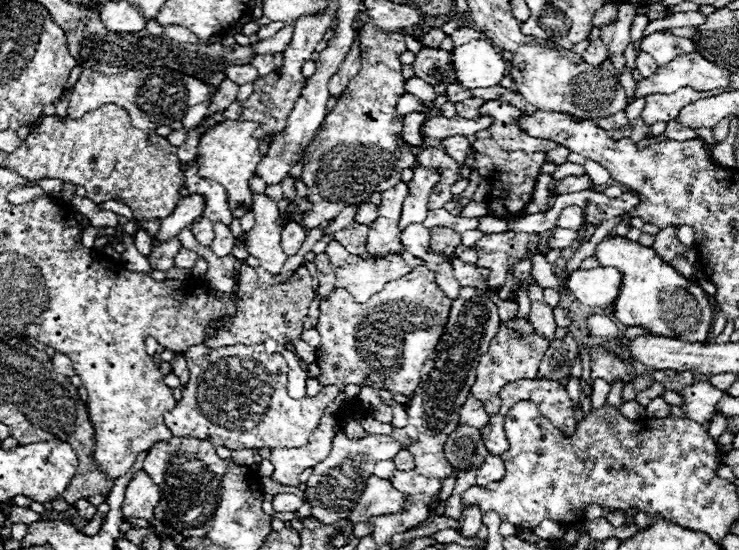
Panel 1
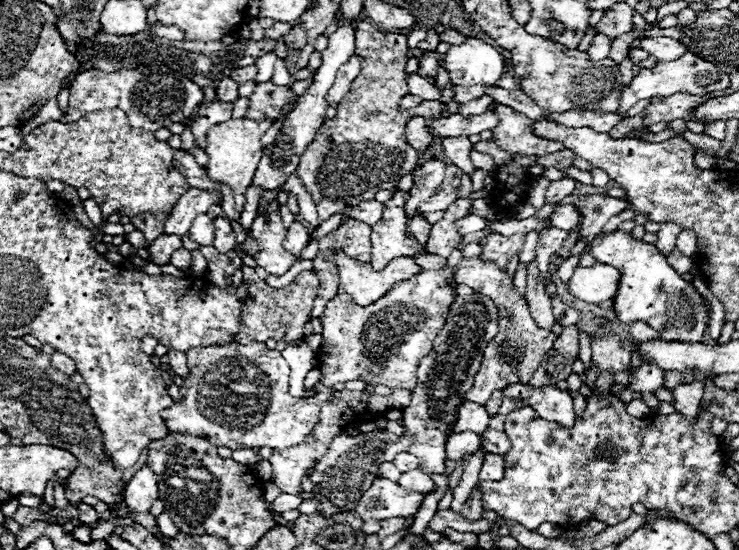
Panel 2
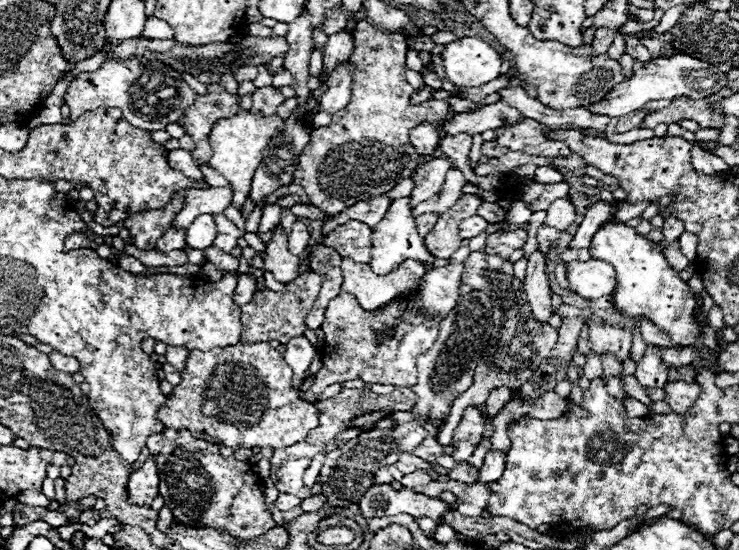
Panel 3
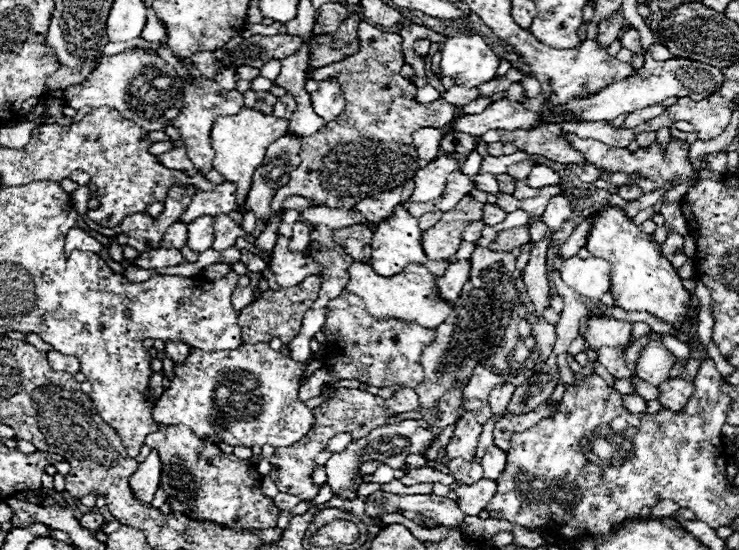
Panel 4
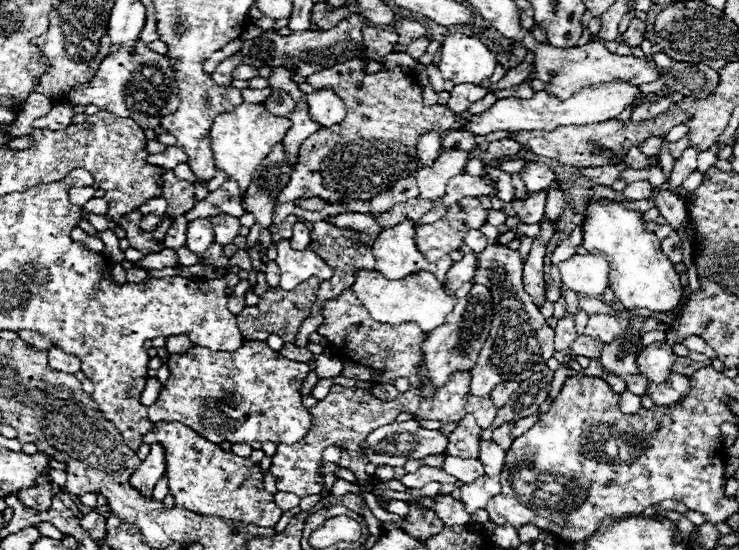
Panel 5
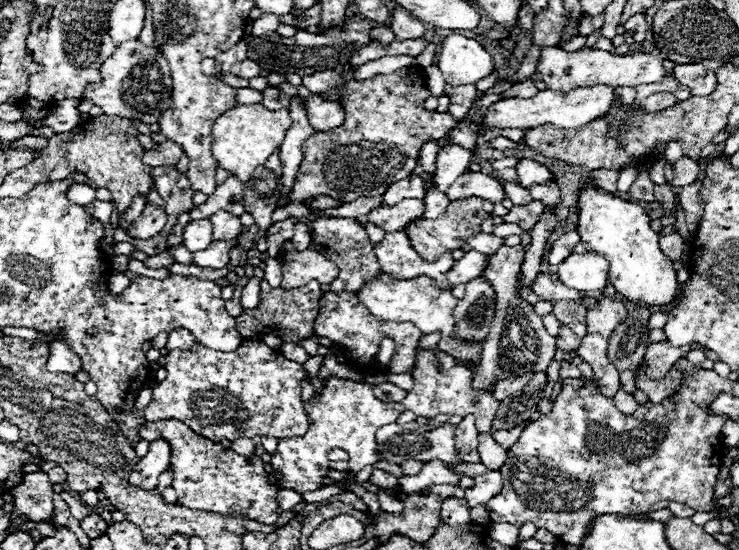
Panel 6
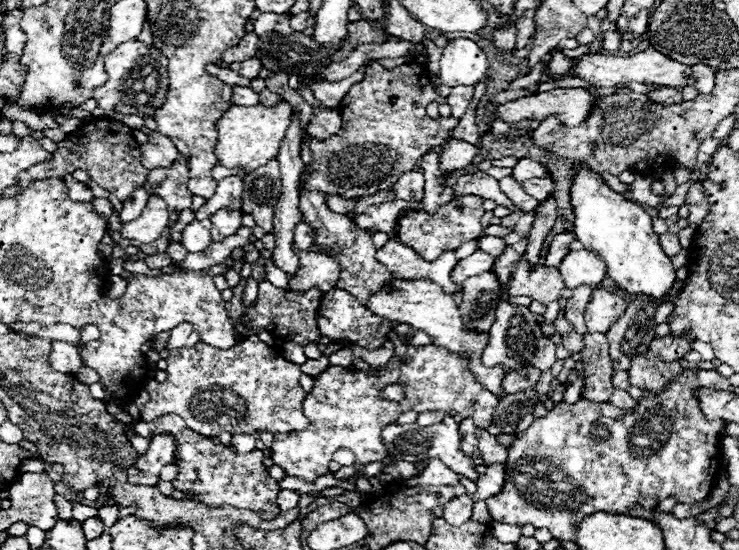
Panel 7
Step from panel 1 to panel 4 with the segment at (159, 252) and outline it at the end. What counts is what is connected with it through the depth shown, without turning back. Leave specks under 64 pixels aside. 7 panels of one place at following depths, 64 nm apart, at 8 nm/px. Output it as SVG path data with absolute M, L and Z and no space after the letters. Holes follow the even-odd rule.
M176 222L164 234L164 238L160 242L160 248L168 248L168 250L170 248L176 248L176 250L180 250L186 244L186 232L188 232L188 228L182 222Z

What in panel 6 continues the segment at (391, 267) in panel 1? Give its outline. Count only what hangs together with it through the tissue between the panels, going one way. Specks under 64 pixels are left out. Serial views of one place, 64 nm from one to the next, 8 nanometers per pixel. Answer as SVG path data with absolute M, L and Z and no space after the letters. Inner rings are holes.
M380 274L362 286L358 290L358 296L360 296L360 302L370 310L372 316L386 320L386 322L412 322L420 328L422 334L430 334L430 332L438 330L438 332L442 332L440 350L454 354L462 362L468 362L472 368L478 364L482 344L468 344L468 342L450 338L450 332L454 326L452 310L458 300L452 296L450 290L438 288L432 278L418 276L418 278L410 278L410 280L396 280L388 274Z

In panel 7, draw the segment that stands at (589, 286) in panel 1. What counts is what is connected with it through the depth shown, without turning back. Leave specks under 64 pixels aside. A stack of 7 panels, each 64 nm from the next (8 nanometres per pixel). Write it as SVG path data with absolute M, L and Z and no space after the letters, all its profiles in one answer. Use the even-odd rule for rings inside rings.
M570 250L558 270L568 288L578 288L580 284L586 284L596 290L604 280L608 268L602 258L588 250Z

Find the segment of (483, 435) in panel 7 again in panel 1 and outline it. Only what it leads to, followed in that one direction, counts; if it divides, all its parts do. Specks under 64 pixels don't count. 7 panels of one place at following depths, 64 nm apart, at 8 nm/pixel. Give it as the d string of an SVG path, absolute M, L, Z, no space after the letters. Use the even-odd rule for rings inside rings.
M488 456L484 460L484 464L480 466L480 470L476 472L476 484L478 486L486 486L488 482L498 482L500 478L504 478L506 468L500 456Z

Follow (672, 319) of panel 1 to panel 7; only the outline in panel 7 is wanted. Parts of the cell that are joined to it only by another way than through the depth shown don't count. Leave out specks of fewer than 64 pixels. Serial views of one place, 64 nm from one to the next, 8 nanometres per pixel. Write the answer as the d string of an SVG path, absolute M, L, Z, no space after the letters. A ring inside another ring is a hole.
M582 168L572 184L572 208L576 214L574 234L584 244L584 250L598 254L608 264L608 276L628 294L644 294L660 300L672 292L676 284L676 270L664 254L658 234L652 230L652 218L632 200L612 192L602 178Z

